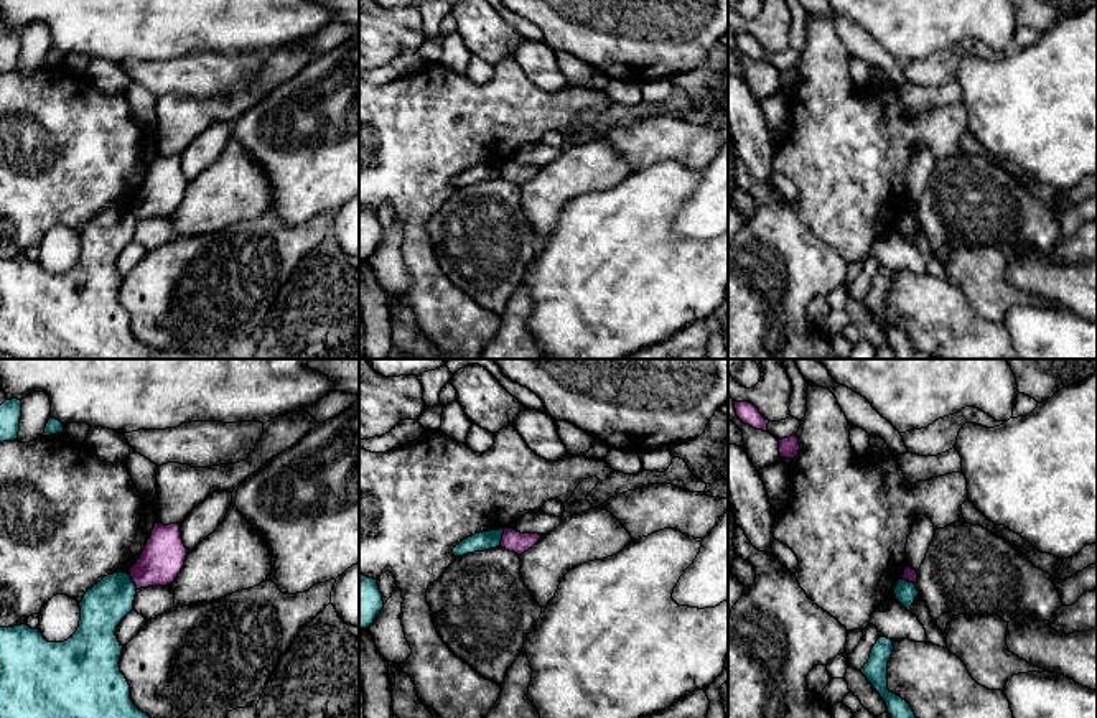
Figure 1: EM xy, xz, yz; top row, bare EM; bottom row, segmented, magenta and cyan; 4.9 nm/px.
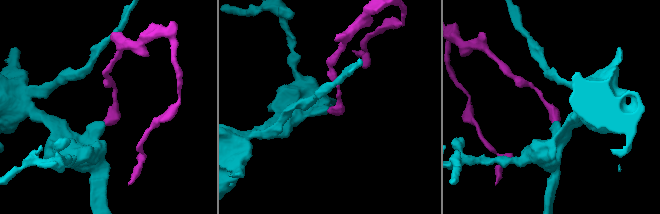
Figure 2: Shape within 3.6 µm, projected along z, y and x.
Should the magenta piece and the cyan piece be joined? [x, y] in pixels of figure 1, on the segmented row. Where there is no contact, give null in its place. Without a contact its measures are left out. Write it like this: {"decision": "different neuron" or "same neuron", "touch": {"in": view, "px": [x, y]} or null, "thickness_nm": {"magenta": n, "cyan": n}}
{"decision": "different neuron", "touch": {"in": "xz", "px": [503, 537]}, "thickness_nm": {"magenta": 110, "cyan": 90}}

